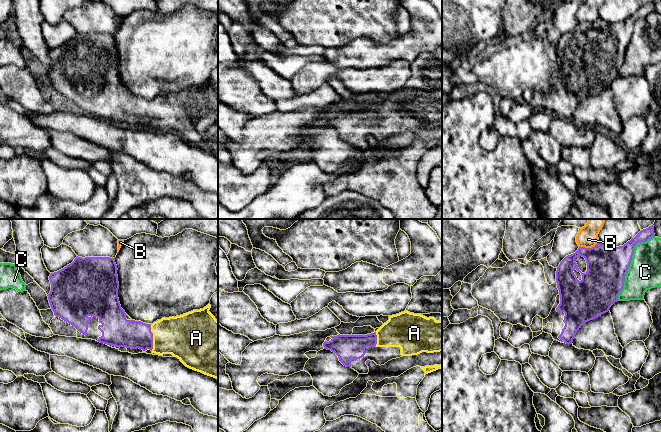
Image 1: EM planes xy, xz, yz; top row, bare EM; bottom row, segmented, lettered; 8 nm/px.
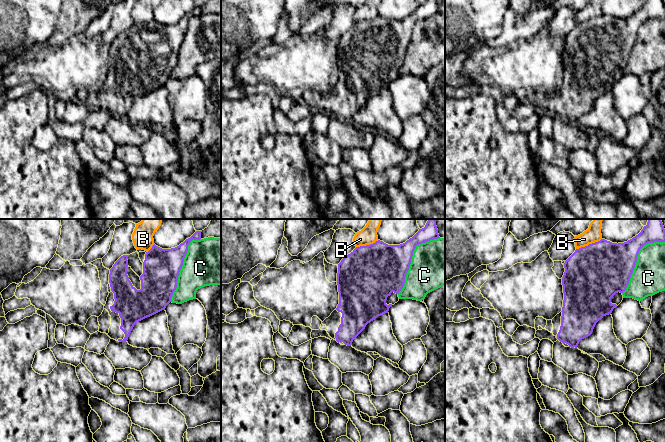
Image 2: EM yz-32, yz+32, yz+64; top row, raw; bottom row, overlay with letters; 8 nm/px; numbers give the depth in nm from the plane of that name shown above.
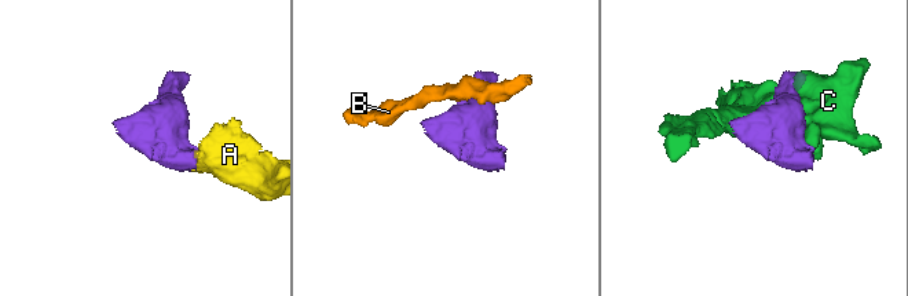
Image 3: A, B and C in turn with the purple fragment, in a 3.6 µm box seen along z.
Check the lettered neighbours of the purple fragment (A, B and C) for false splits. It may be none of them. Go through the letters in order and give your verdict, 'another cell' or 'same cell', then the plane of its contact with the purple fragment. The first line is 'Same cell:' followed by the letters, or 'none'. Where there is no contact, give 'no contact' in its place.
Same cell: A
A: same cell; meets purple in xy
B: another cell; meets purple in yz
C: another cell; meets purple in yz

